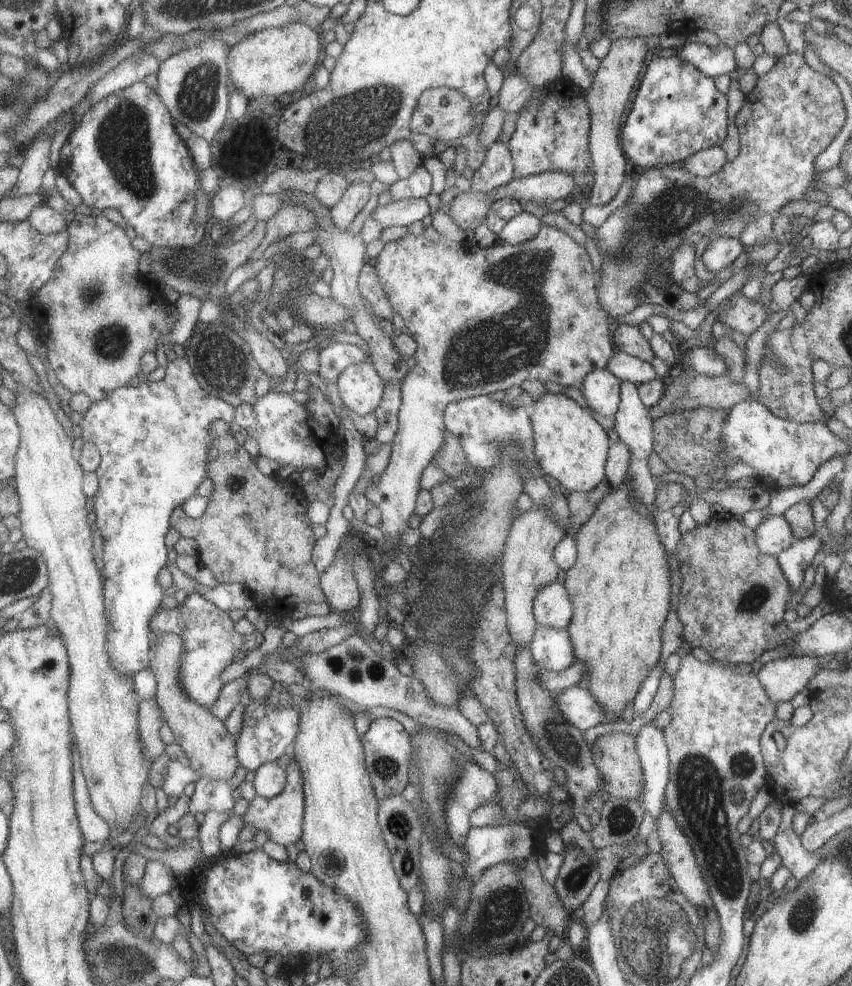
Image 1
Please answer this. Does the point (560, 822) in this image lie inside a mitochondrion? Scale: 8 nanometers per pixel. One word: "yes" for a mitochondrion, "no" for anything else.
no

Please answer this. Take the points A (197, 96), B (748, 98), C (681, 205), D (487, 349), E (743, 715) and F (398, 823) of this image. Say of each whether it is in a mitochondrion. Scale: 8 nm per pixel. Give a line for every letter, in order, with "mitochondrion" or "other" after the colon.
A: mitochondrion
B: other
C: mitochondrion
D: mitochondrion
E: other
F: mitochondrion

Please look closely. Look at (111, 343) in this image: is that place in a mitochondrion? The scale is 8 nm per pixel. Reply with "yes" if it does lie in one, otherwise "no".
yes

